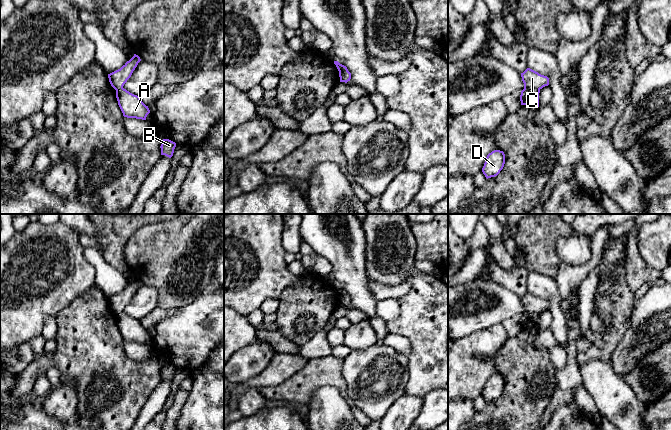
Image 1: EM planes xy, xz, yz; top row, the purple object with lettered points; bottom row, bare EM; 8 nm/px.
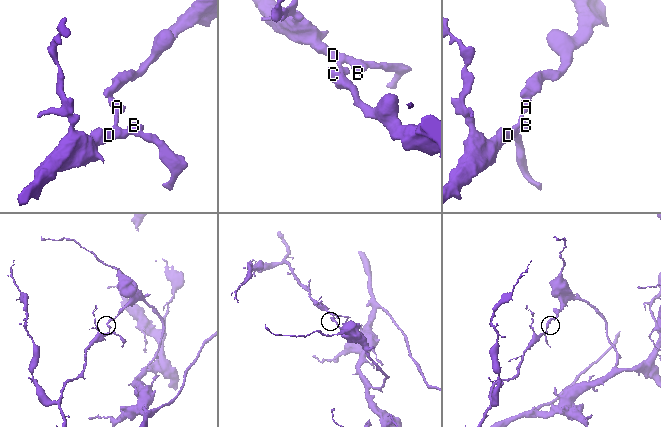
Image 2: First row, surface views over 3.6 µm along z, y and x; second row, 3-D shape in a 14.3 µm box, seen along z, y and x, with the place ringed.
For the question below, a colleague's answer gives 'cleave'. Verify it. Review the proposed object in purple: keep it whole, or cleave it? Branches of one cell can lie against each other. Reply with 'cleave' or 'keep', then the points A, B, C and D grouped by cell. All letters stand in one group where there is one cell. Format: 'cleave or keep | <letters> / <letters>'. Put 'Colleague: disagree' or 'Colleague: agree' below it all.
cleave | A B D / C
Colleague: agree

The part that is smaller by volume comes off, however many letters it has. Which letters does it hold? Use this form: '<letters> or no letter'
A, B, D

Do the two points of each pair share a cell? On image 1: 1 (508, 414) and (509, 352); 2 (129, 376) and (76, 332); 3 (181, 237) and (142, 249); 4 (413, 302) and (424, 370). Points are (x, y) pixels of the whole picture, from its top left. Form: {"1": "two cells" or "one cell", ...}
{"1": "one cell", "2": "one cell", "3": "one cell", "4": "one cell"}

